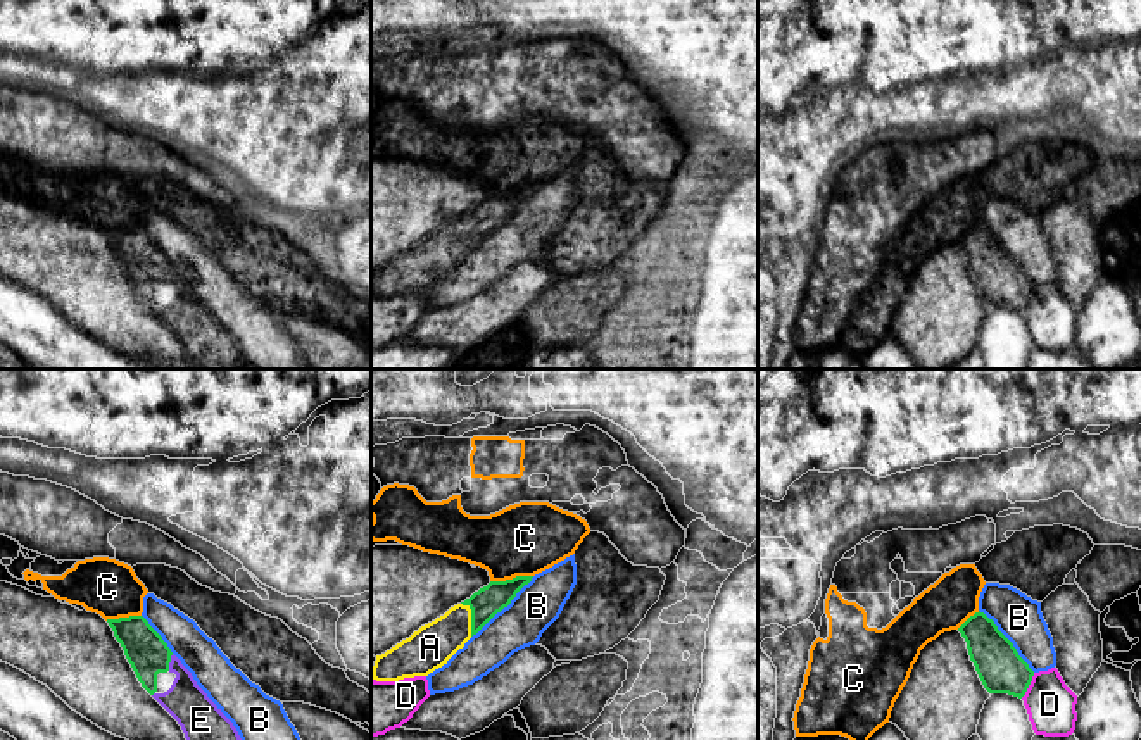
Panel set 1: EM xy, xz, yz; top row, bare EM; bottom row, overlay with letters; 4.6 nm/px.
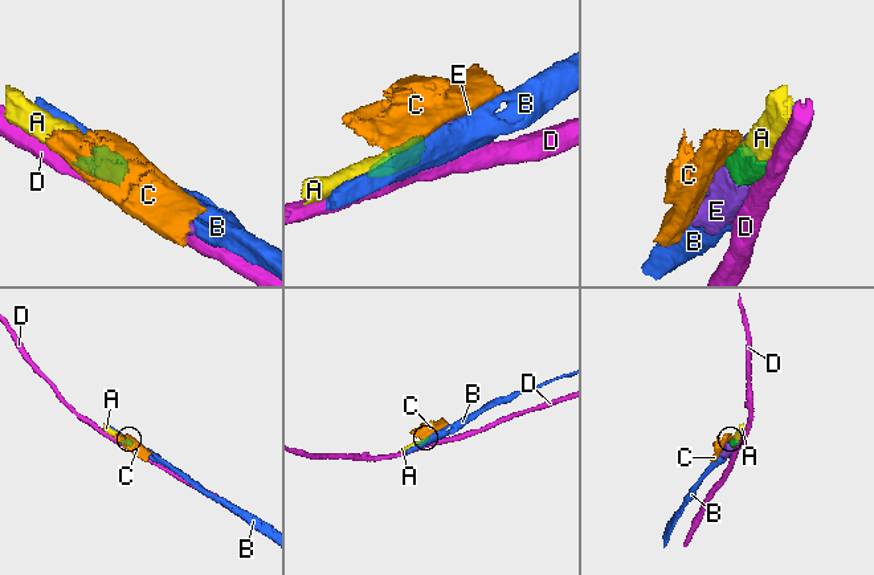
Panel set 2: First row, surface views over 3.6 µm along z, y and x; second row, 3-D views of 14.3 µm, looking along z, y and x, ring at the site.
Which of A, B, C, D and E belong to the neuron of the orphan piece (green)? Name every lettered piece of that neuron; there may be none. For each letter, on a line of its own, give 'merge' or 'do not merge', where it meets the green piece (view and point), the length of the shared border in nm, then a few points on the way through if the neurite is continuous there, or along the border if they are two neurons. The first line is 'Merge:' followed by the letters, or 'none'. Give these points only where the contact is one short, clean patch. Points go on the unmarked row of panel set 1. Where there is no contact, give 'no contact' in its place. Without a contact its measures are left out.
Merge: A, E
A: merge; contact xz (472, 232); length 170 nm
B: do not merge; contact xz (503, 221); length 400 nm
C: do not merge; contact xz (513, 192); length 200 nm
D: do not merge; contact yz (1029, 297); length 140 nm
E: merge; contact xy (170, 275); length 80 nm; way xy (144, 261), (152, 269), (170, 275), (183, 290), (185, 314)

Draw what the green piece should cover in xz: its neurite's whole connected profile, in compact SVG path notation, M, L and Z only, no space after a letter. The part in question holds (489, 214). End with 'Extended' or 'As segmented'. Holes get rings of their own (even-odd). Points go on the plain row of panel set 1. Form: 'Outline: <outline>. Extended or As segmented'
Outline: M533 190L490 195L444 229L421 240L381 269L376 269L373 293L399 295L428 290L464 260L497 226L511 217Z. Extended

